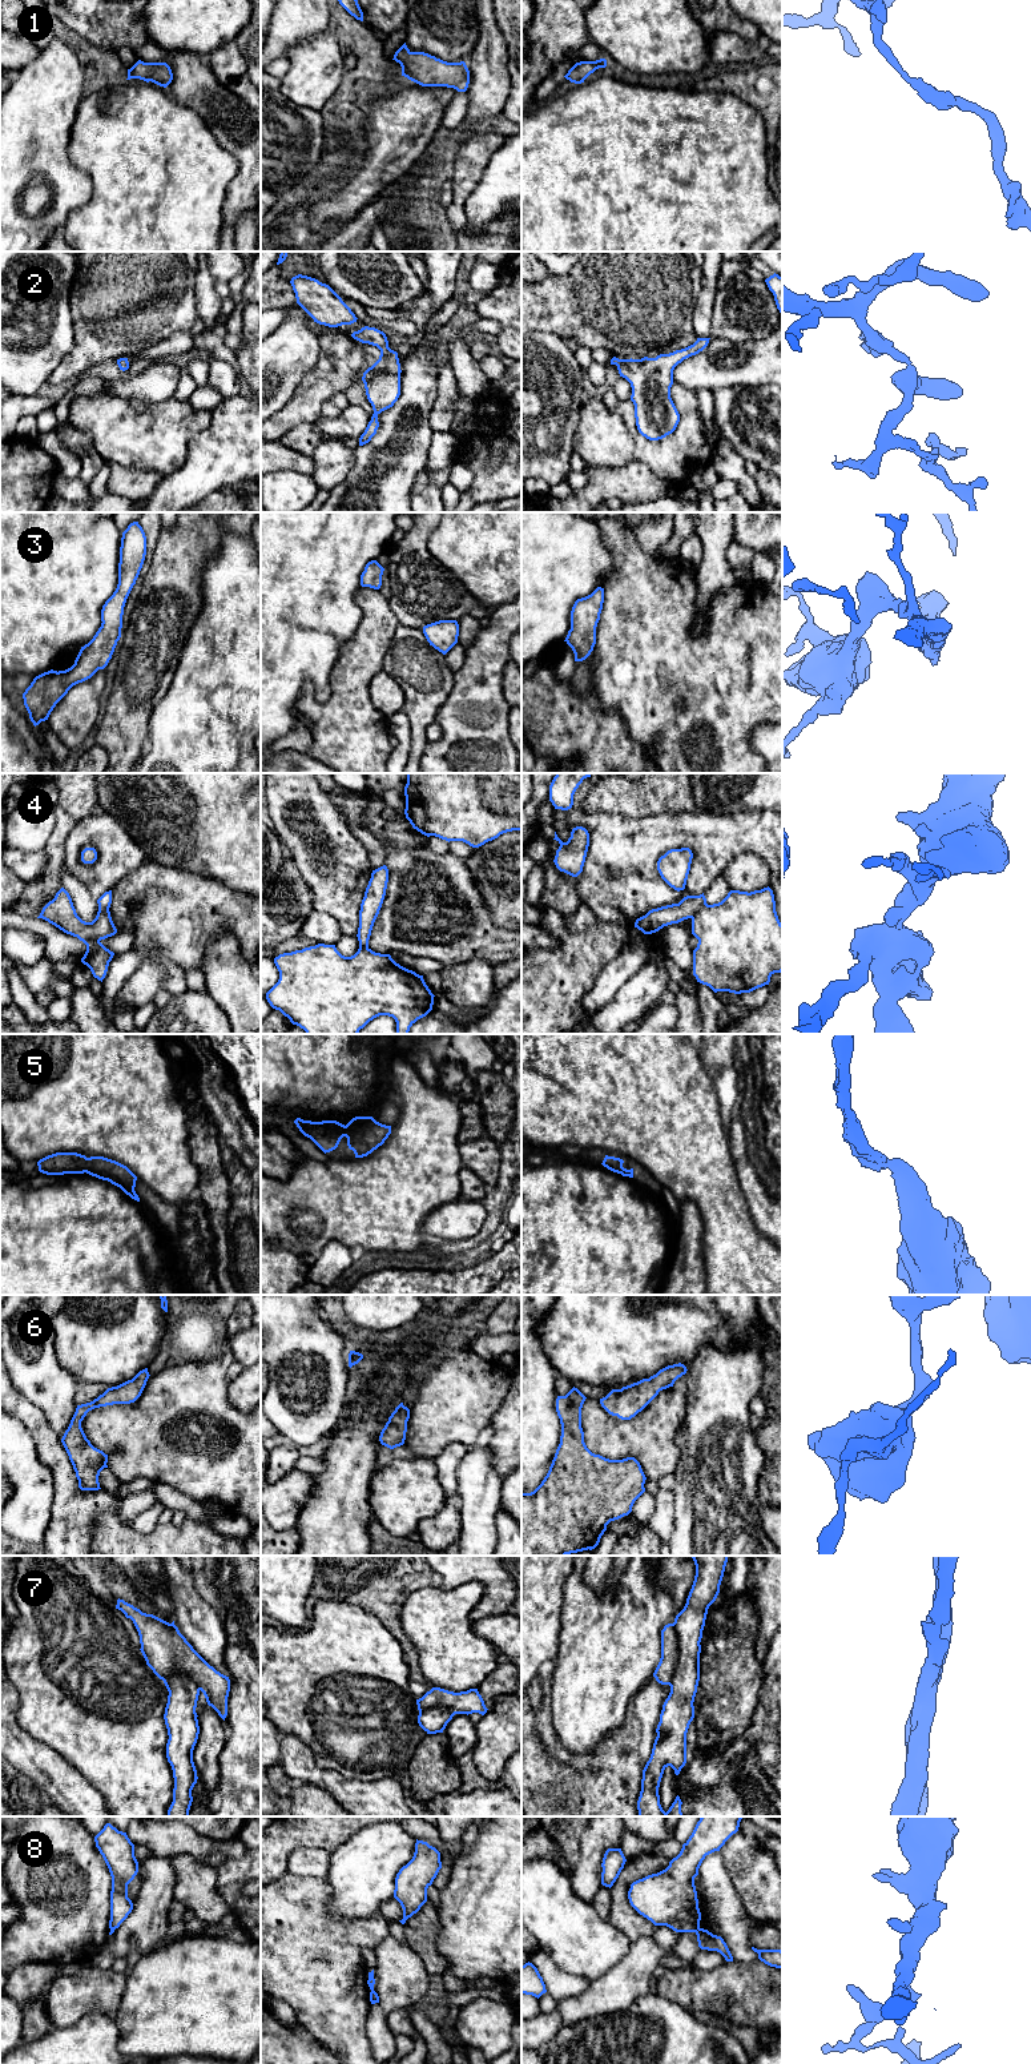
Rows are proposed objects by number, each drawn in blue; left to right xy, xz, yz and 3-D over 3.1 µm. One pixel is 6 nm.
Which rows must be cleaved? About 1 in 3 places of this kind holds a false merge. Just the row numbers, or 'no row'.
4, 7, 8

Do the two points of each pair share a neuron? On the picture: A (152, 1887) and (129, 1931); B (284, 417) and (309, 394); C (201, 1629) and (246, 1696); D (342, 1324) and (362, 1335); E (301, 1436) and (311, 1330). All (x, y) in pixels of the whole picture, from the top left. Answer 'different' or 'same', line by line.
A: same
B: same
C: different
D: same
E: same

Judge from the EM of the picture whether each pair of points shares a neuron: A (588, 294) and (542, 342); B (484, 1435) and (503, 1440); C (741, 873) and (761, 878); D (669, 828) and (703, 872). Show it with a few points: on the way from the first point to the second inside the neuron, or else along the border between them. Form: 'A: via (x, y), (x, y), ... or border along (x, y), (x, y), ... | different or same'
A: border along (535, 329), (552, 332), (566, 342) | different
B: border along (490, 1423), (491, 1440), (488, 1444) | different
C: via (746, 873), (756, 874) | same
D: via (683, 833), (703, 853), (703, 859) | same

